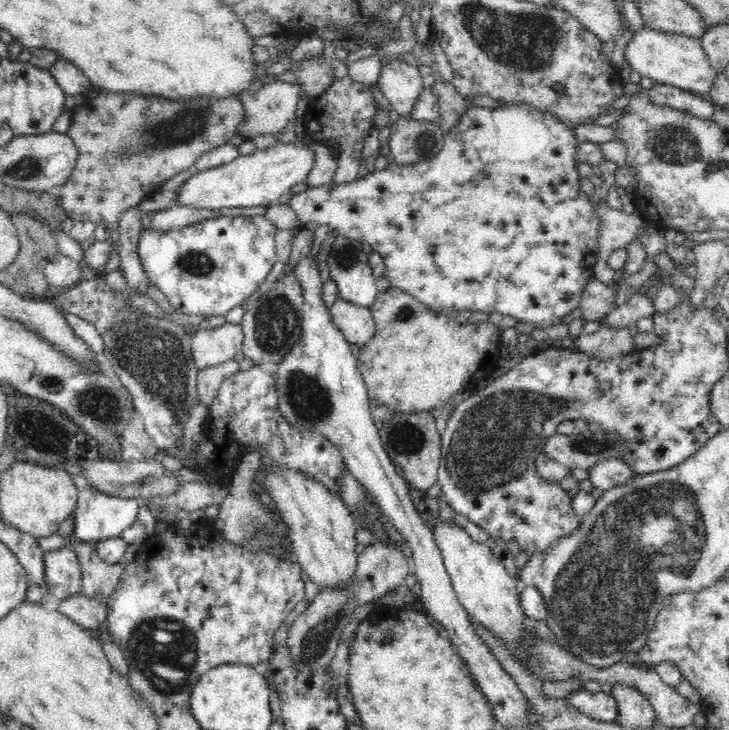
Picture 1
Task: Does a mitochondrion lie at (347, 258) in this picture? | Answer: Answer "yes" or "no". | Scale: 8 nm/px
yes

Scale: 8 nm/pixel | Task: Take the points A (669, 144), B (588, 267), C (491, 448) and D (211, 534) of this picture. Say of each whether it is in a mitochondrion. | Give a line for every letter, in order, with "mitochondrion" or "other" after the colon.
A: mitochondrion
B: other
C: mitochondrion
D: other

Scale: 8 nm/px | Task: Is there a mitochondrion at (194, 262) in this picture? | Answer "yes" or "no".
yes

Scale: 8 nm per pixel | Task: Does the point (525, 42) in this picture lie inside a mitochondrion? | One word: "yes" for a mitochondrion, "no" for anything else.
yes

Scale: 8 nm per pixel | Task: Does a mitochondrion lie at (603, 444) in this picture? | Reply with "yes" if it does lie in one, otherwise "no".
yes

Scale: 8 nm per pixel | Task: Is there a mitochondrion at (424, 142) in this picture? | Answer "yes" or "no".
yes

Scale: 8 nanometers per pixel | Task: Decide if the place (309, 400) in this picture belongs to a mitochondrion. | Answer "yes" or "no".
yes

